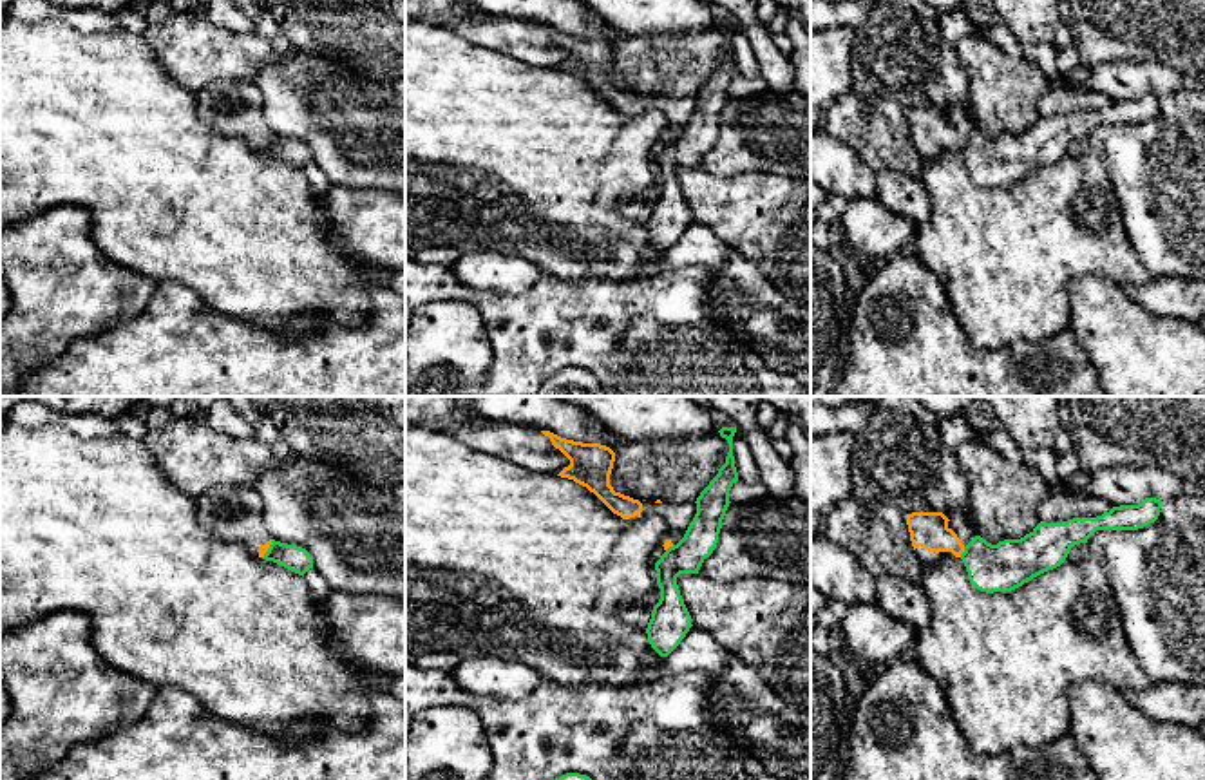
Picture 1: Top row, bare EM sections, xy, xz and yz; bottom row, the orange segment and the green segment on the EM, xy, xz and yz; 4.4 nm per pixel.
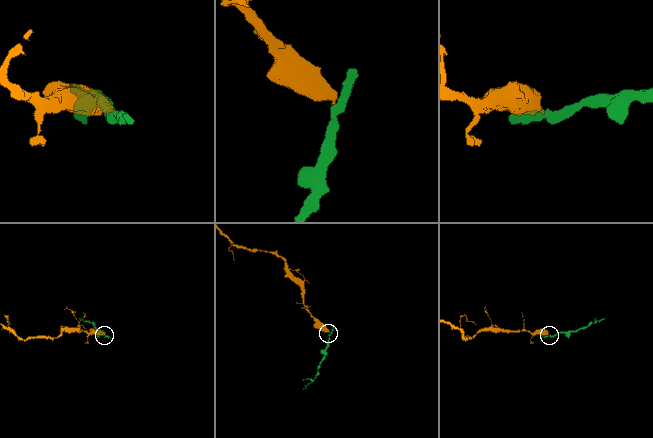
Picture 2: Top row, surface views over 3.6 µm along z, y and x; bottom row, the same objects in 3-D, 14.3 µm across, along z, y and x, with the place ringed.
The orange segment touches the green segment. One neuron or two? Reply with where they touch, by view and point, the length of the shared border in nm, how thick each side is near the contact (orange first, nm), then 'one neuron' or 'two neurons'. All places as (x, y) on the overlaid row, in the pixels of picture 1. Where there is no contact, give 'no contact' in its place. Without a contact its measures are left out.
meets orange in yz at (963, 551); contact 50 nm long; 160 nm thick on the orange side, 220 nm on the other; two neurons

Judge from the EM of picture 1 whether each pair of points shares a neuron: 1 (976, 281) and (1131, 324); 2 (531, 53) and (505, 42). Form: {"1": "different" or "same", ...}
{"1": "different", "2": "same"}

